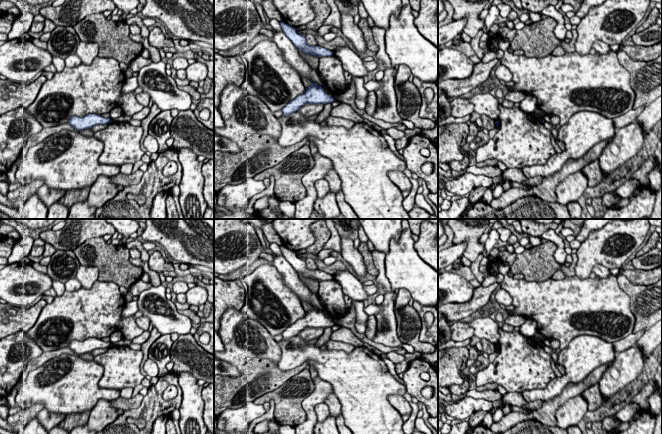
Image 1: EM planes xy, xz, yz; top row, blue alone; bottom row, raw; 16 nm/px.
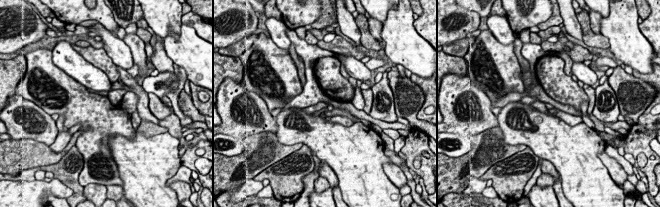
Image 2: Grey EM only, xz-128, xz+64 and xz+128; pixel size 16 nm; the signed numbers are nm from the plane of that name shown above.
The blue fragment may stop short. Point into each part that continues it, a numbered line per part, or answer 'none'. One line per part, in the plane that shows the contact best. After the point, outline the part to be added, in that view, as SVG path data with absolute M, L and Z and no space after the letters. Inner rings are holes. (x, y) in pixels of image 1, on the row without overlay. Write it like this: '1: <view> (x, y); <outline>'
none

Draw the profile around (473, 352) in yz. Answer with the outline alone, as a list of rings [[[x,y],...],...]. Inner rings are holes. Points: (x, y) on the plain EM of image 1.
[[[471,346],[471,348],[469,349],[469,358],[466,362],[466,367],[470,368],[475,364],[475,362],[477,361],[478,354],[479,351],[476,349],[476,347]]]

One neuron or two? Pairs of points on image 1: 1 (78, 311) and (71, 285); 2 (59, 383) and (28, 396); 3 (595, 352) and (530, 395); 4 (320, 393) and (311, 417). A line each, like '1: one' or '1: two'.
1: two
2: one
3: one
4: one

